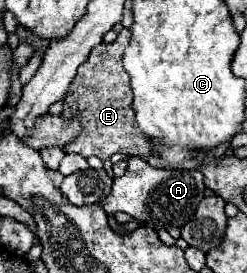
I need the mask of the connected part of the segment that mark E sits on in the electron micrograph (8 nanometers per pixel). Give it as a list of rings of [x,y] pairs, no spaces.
[[[122,29],[118,33],[118,39],[110,45],[100,43],[90,51],[90,57],[86,63],[78,67],[78,73],[74,81],[70,83],[66,101],[64,101],[64,117],[78,115],[82,123],[82,133],[76,141],[64,147],[66,153],[78,153],[82,157],[96,155],[102,161],[106,161],[114,153],[122,155],[150,155],[152,147],[146,135],[136,125],[134,109],[132,109],[132,89],[130,89],[130,77],[124,71],[122,55],[124,49],[130,43],[130,31]]]

